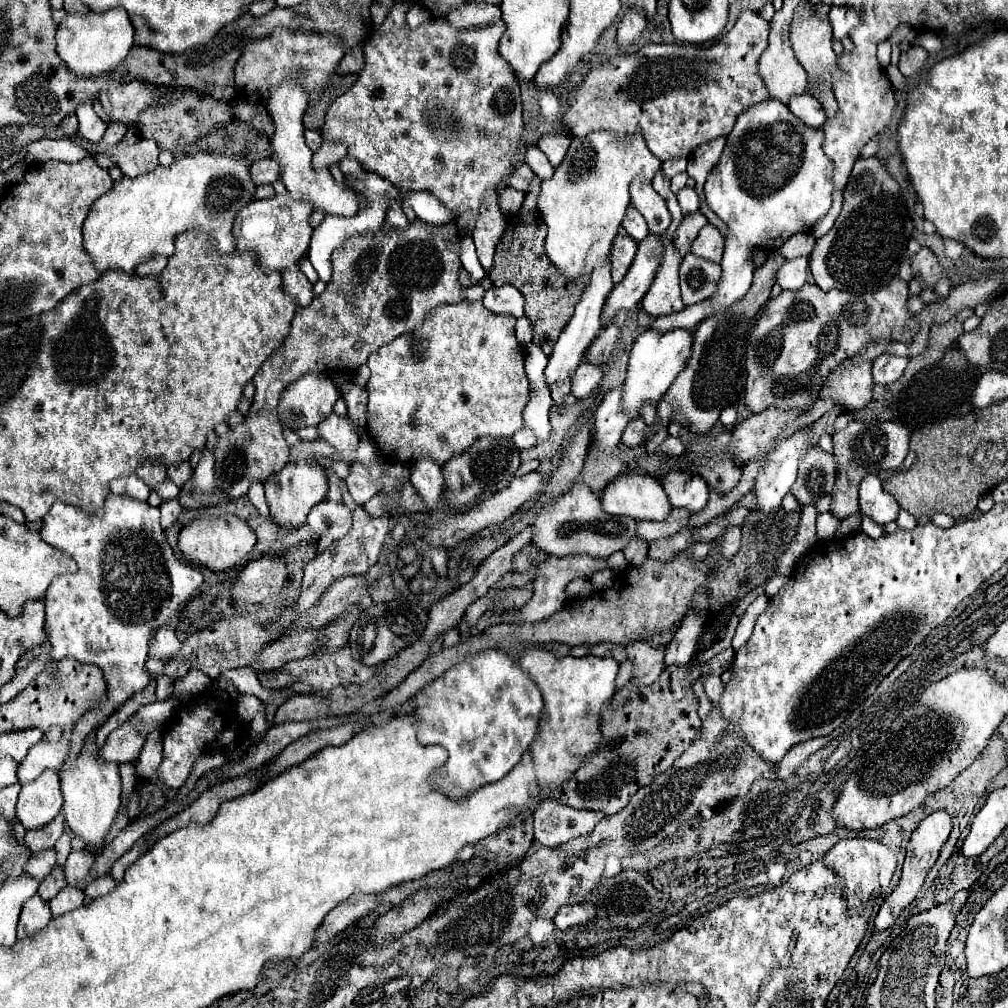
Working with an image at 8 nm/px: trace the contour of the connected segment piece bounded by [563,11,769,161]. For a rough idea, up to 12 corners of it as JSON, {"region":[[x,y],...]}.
{"region":[[769,23],[645,45],[569,93],[575,137],[689,157],[767,101]]}

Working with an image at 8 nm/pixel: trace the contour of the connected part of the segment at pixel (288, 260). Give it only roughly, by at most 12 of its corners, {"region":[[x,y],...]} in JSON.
{"region":[[289,193],[235,217],[237,251],[285,271],[309,249],[315,209]]}

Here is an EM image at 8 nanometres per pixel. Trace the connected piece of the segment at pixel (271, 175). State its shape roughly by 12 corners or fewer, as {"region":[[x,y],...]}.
{"region":[[273,157],[251,165],[255,185],[275,183],[281,165]]}

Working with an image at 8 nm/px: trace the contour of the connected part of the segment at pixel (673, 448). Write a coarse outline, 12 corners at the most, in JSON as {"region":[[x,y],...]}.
{"region":[[667,437],[657,453],[679,457],[685,447],[677,437]]}

